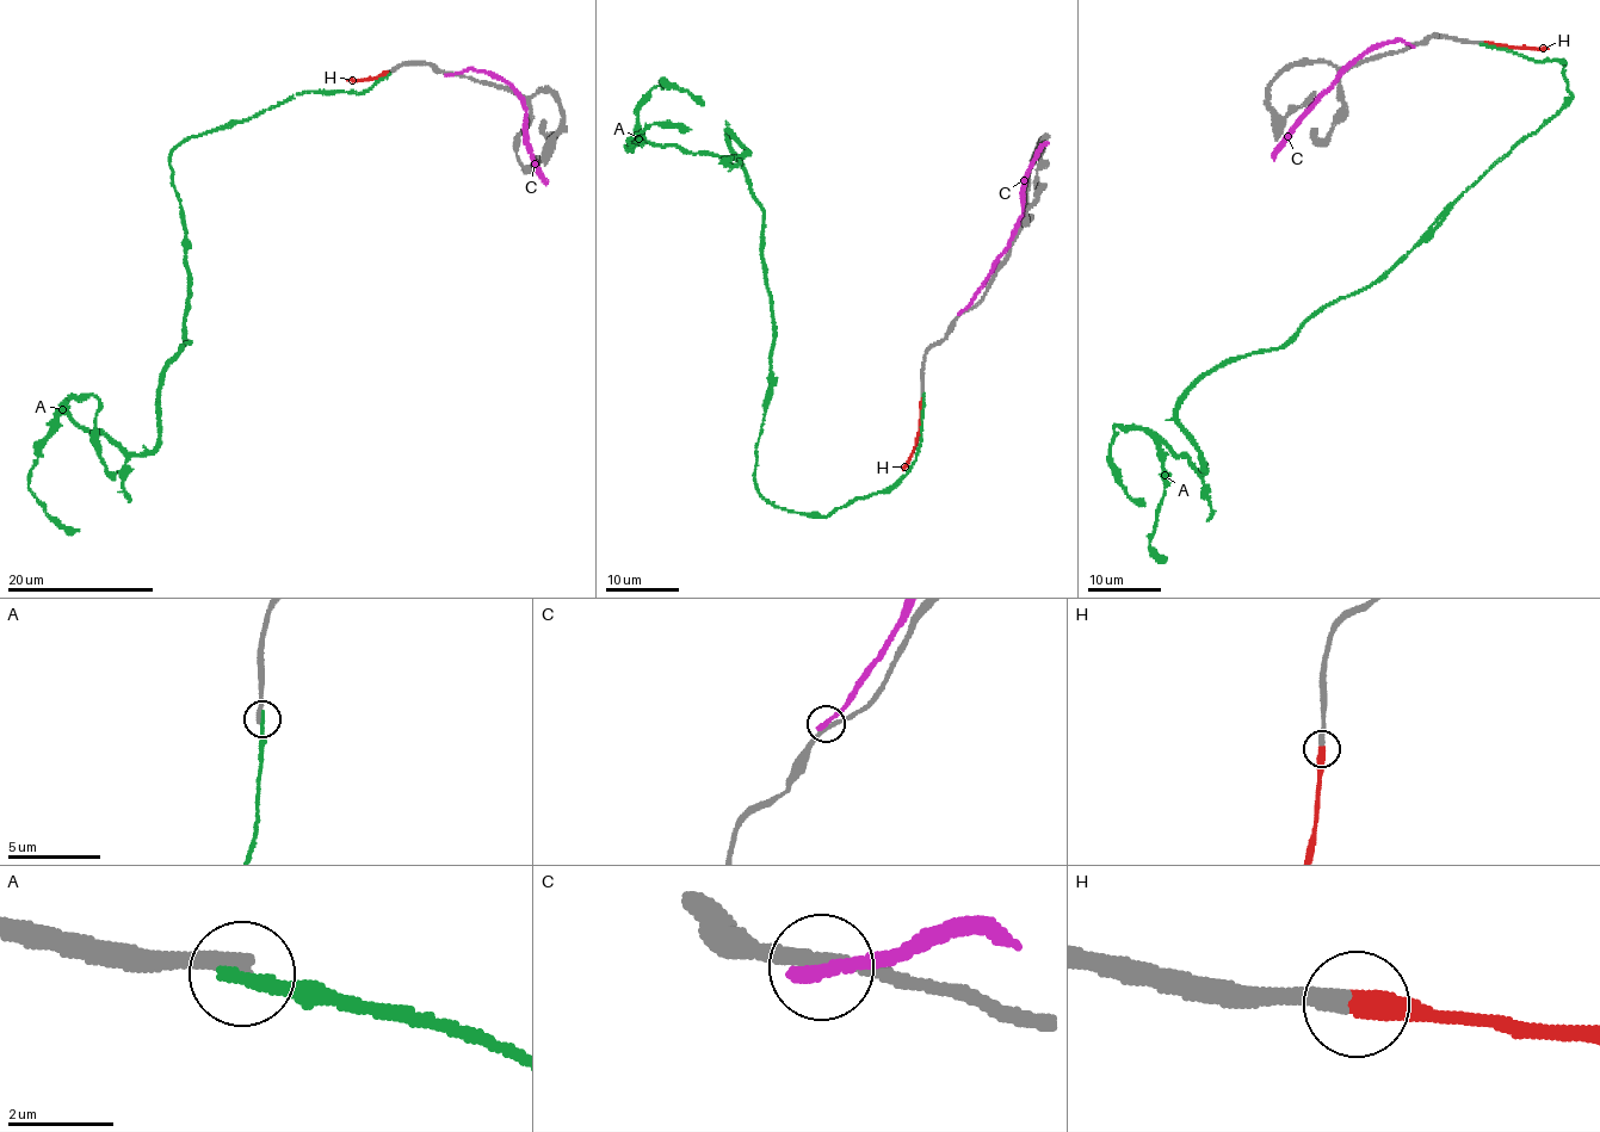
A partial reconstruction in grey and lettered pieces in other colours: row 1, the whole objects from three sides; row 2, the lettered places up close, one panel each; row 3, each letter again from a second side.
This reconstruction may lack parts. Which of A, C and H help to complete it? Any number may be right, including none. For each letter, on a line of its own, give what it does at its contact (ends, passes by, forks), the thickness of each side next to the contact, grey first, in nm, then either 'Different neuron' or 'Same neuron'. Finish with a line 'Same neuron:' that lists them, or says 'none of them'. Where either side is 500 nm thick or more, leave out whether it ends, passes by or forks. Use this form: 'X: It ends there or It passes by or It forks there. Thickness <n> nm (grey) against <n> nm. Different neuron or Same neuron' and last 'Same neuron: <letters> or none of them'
A: It ends there. Thickness 320 nm (grey) against 240 nm. Different neuron
C: It ends there. Thickness 240 nm (grey) against 320 nm. Different neuron
H: It ends there. Thickness 300 nm (grey) against 440 nm. Same neuron
Same neuron: H

